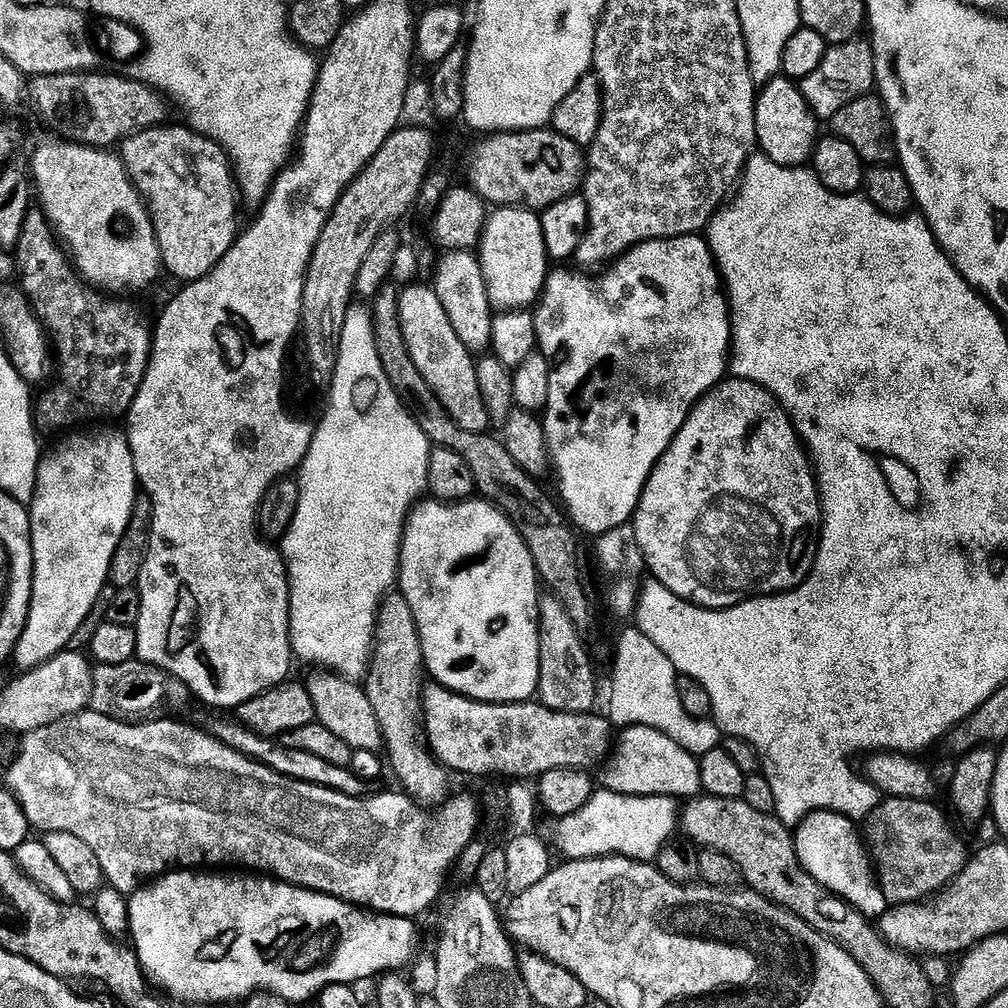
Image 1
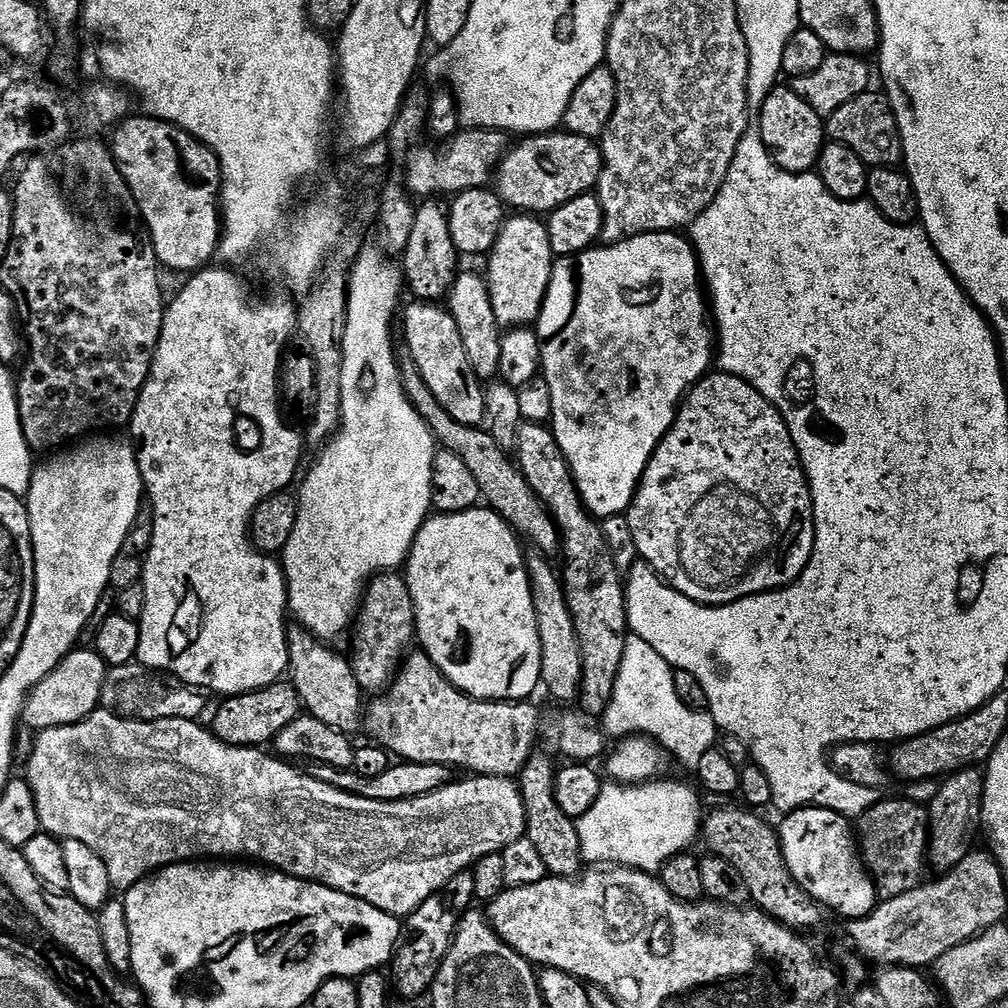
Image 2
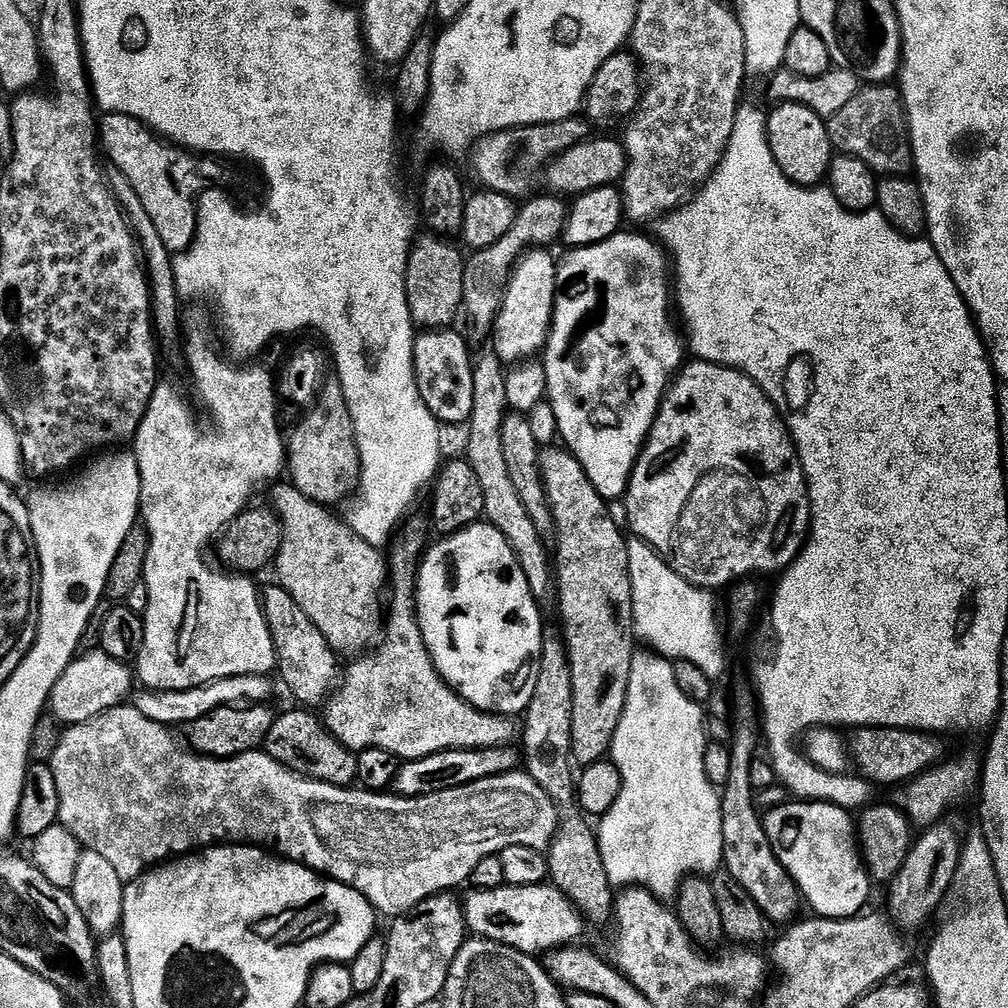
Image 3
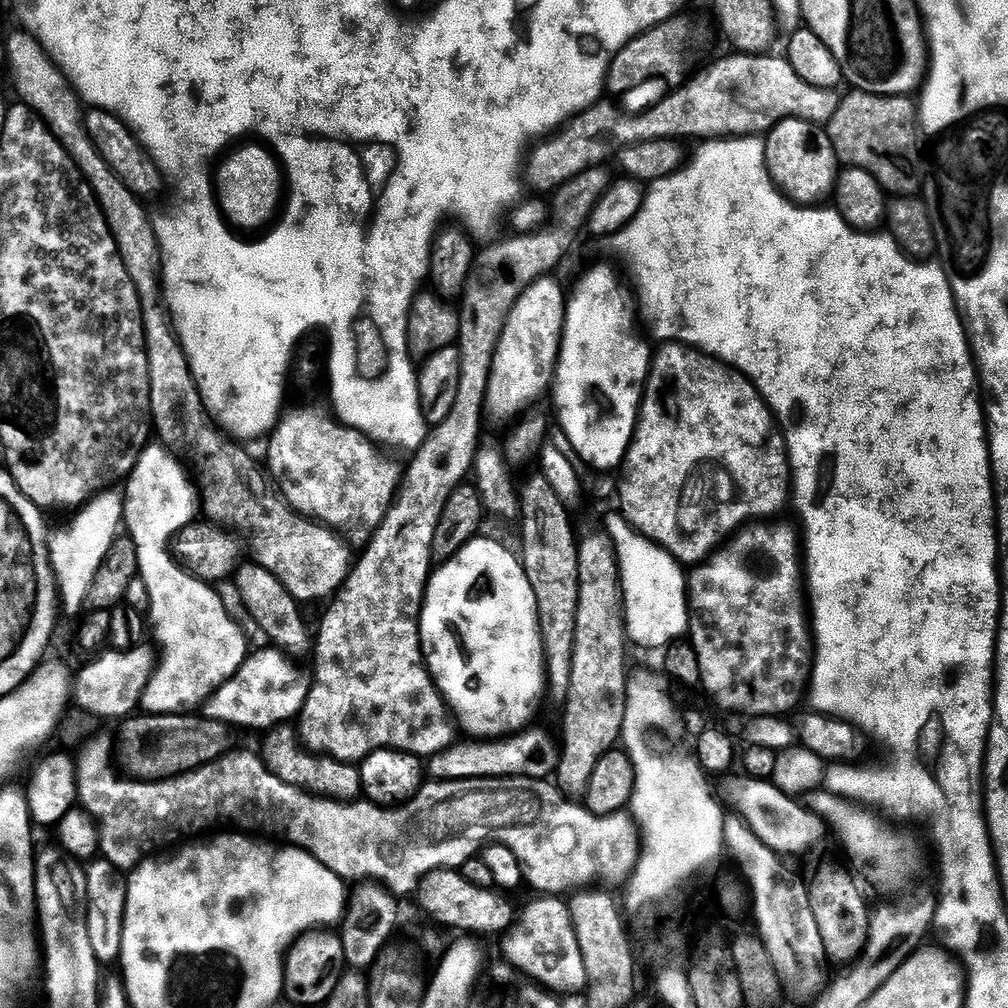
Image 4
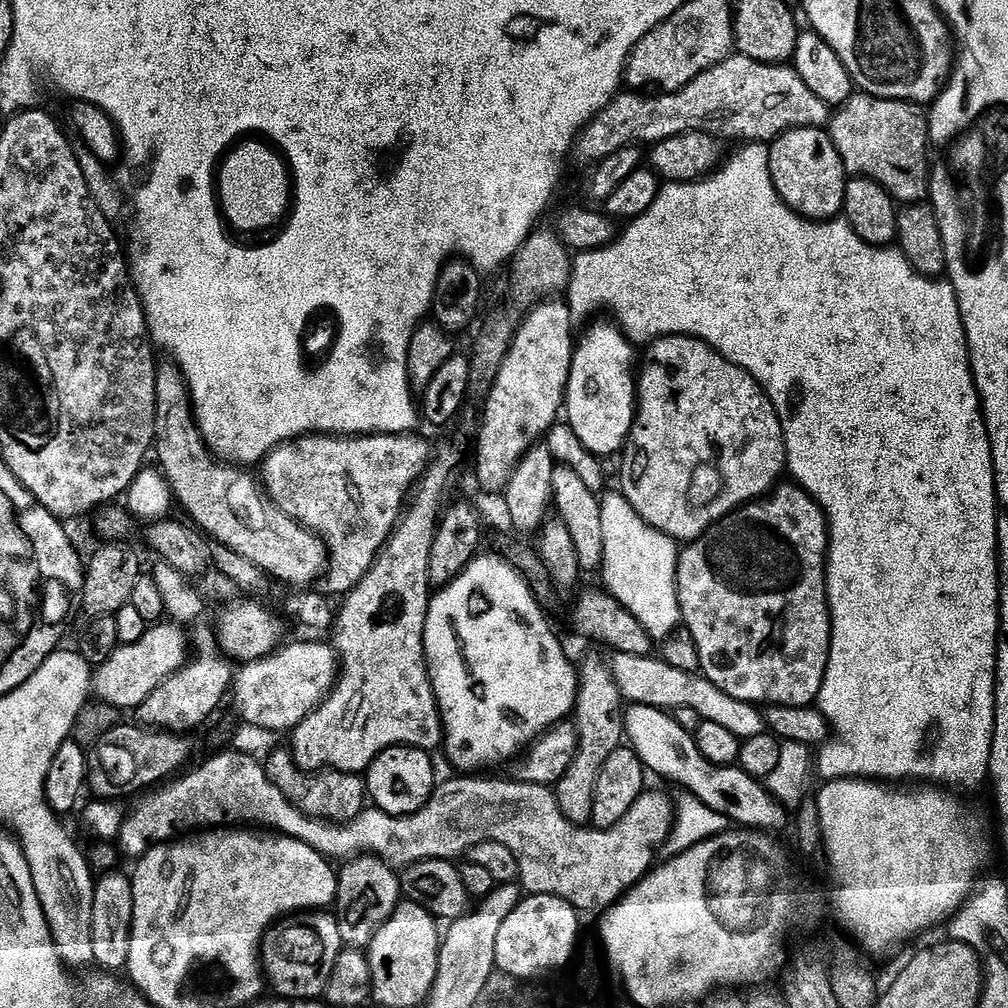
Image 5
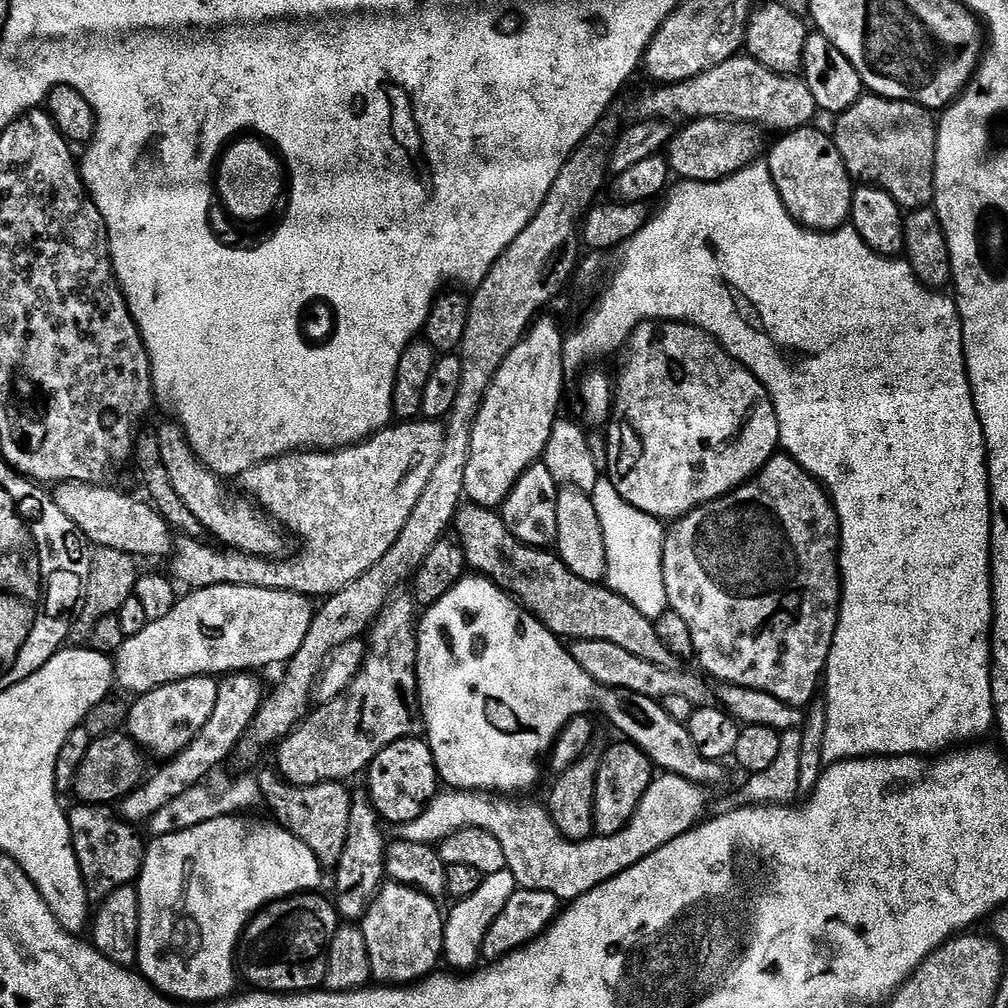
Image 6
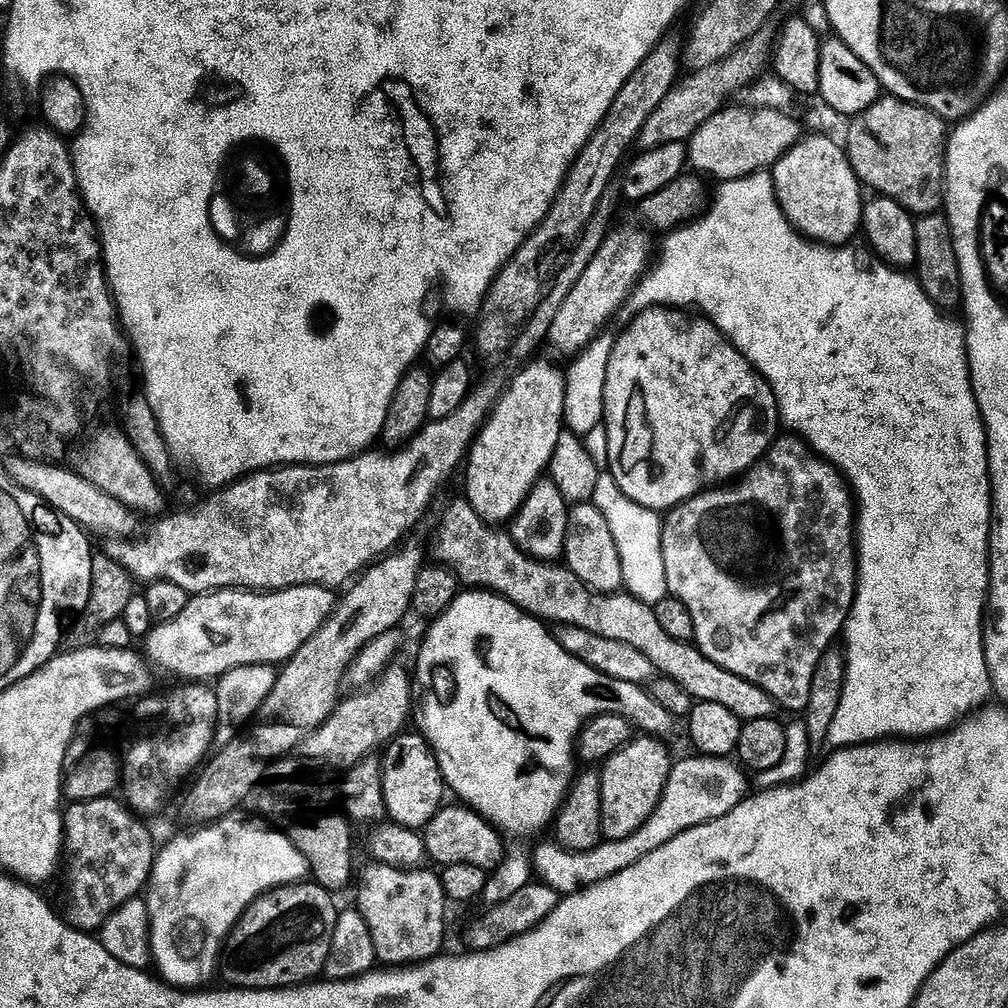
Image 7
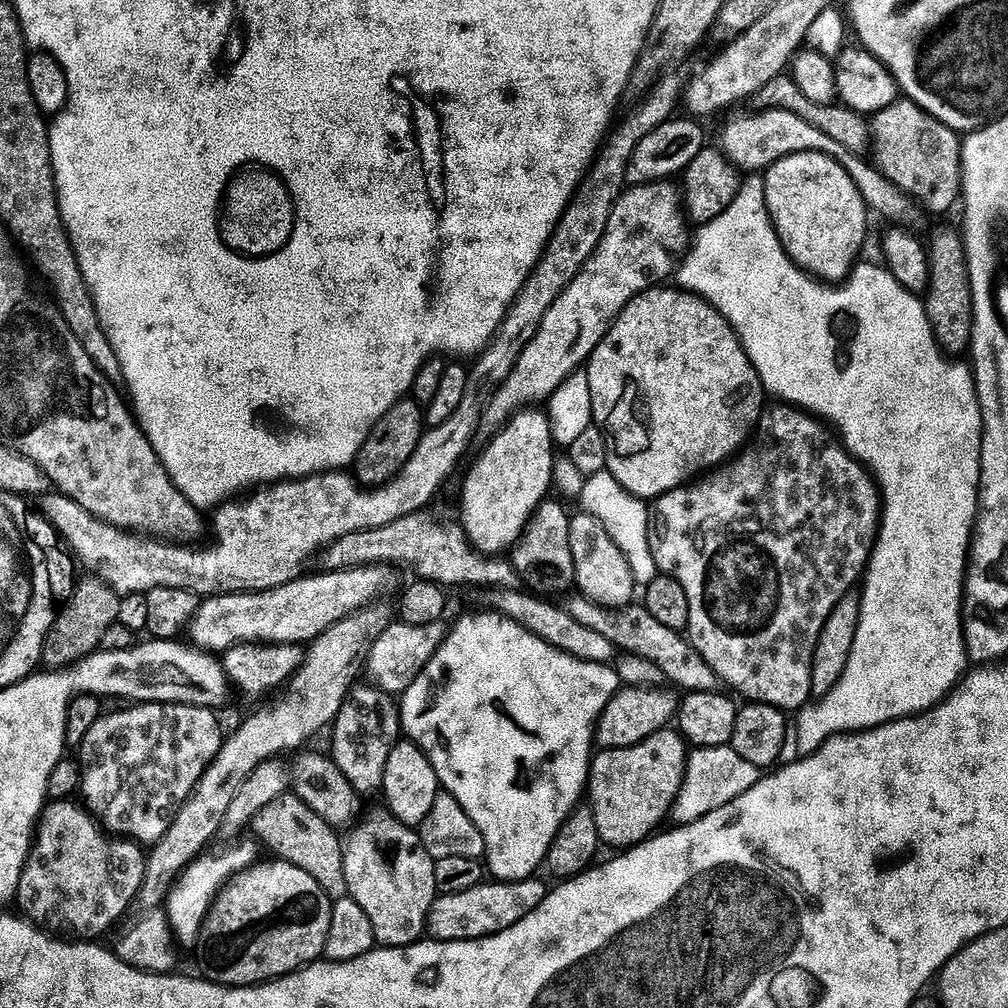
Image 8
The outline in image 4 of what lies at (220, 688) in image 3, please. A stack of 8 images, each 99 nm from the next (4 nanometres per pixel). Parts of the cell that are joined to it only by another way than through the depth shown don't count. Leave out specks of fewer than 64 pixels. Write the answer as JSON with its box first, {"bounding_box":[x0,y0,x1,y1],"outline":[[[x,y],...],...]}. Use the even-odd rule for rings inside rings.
{"bounding_box":[202,646,310,728],"outline":[[[267,646],[261,652],[253,651],[239,670],[202,705],[202,715],[206,719],[228,723],[241,728],[276,728],[299,717],[304,708],[310,687],[309,677],[304,677],[295,668],[287,651],[275,646]]]}

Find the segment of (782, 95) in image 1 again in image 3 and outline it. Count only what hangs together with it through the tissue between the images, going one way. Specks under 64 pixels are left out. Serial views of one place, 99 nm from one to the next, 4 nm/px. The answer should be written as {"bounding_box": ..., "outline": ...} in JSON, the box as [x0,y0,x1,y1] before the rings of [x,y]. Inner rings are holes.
{"bounding_box":[767,104,834,188],"outline":[[[776,104],[773,109],[773,112],[767,113],[767,117],[768,141],[774,162],[778,162],[782,174],[786,174],[790,182],[804,188],[819,185],[827,177],[834,155],[825,117],[814,114],[814,110],[801,104]]]}

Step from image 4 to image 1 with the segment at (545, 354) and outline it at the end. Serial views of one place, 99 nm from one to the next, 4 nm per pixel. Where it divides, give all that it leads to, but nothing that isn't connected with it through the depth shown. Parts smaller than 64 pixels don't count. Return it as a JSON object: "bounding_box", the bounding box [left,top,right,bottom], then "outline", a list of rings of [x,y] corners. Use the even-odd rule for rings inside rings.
{"bounding_box":[478,206,550,310],"outline":[[[519,206],[497,207],[484,221],[478,259],[493,309],[524,310],[535,305],[541,299],[550,275],[550,261],[540,216],[535,211]]]}

